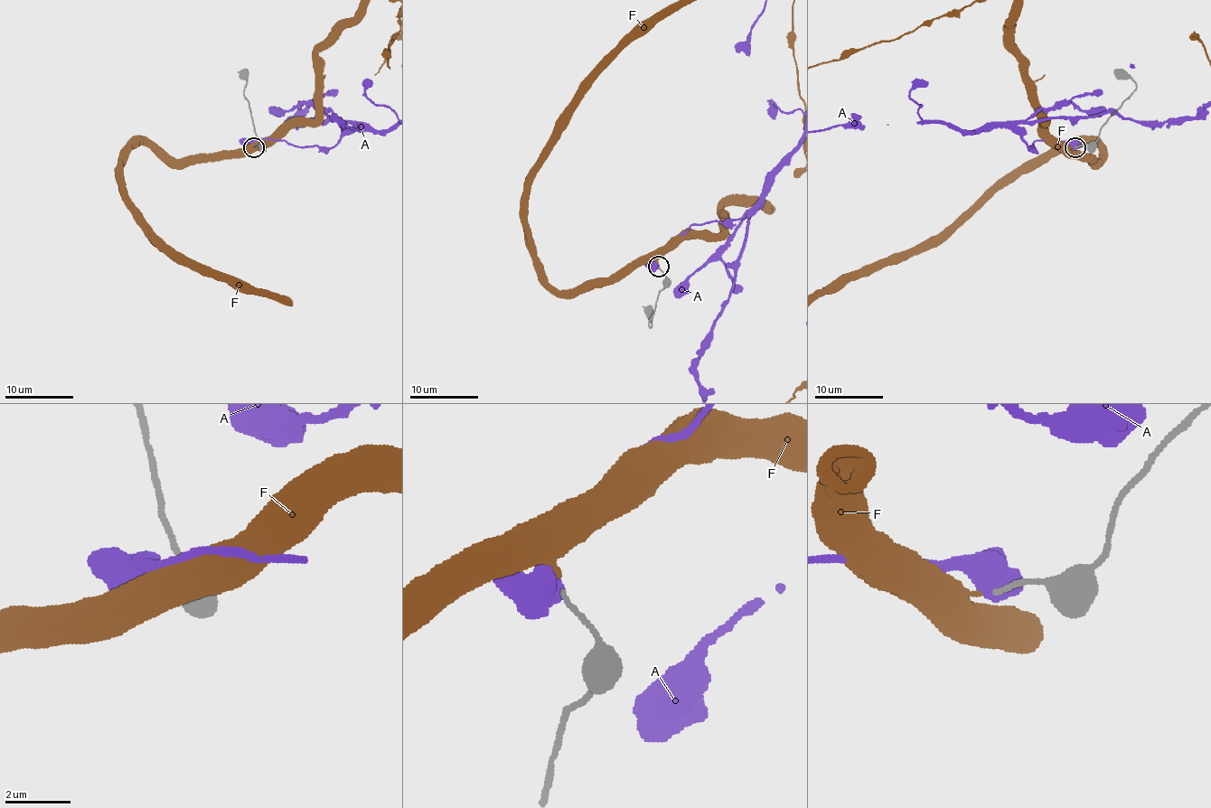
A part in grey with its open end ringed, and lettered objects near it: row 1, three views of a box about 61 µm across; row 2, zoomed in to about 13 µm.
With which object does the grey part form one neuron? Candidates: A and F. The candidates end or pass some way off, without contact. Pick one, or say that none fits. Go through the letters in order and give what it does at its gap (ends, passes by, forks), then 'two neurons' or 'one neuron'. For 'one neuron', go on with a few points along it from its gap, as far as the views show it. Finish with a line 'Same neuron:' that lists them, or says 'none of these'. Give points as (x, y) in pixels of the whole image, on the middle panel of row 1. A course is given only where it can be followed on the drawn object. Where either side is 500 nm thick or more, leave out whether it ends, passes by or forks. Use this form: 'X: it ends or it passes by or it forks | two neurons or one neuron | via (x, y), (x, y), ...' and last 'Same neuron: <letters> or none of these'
A: two neurons
F: it ends | one neuron
Same neuron: F

